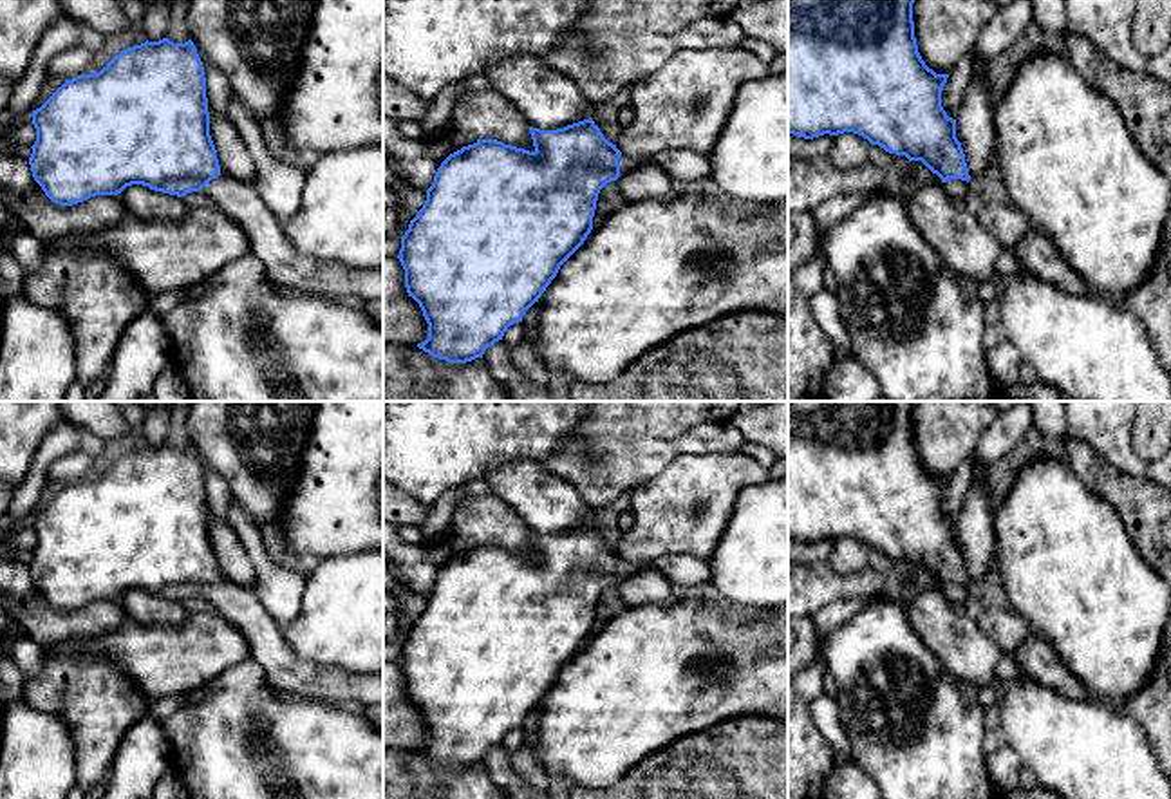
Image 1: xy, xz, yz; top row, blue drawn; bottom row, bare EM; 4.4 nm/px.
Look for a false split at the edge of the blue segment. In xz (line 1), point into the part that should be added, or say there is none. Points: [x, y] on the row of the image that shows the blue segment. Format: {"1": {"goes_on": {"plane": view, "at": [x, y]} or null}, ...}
{"1": {"goes_on": {"plane": "xz", "at": [626, 163]}}}

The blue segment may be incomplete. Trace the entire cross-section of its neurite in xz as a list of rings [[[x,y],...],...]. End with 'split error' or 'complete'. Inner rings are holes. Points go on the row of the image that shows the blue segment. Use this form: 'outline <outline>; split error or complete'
outline [[[591,118],[557,130],[529,127],[529,134],[533,152],[497,139],[477,139],[450,154],[437,168],[423,208],[401,237],[398,258],[405,269],[405,287],[428,324],[428,338],[417,347],[434,358],[448,363],[482,358],[488,347],[502,340],[510,325],[522,322],[560,266],[584,244],[593,230],[600,190],[622,174],[652,163],[623,155]]]; split error

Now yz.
outline [[[788,0],[788,132],[804,139],[858,134],[889,154],[922,161],[941,179],[947,197],[958,202],[970,192],[970,175],[956,137],[956,119],[941,107],[949,74],[936,74],[922,60],[913,4],[914,0]]]; split error

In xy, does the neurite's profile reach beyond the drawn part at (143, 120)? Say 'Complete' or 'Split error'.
Split error

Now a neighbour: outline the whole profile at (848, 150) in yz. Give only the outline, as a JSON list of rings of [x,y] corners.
[[[844,132],[835,136],[829,159],[842,170],[857,168],[869,159],[871,143],[858,134]]]

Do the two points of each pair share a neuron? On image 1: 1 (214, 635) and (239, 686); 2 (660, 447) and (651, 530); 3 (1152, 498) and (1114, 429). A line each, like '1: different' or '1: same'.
1: different
2: different
3: different

